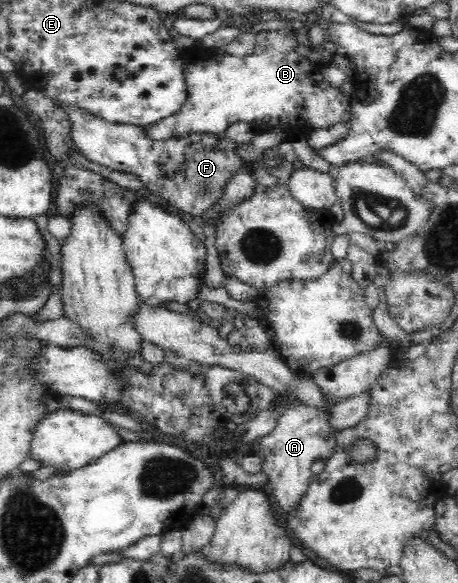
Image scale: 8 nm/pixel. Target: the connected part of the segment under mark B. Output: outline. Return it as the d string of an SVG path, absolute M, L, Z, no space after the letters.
M291 28L279 30L263 30L256 34L255 51L244 57L233 56L221 51L217 56L208 60L195 60L189 52L183 56L190 56L191 61L184 64L184 80L188 97L175 113L142 126L144 135L151 141L165 141L187 137L189 134L224 133L233 122L247 122L253 125L258 134L268 132L272 127L285 126L287 128L286 141L301 138L301 133L309 129L323 129L331 127L341 121L341 117L349 109L350 90L335 88L323 78L322 64L311 63L307 57L296 53L295 35Z

